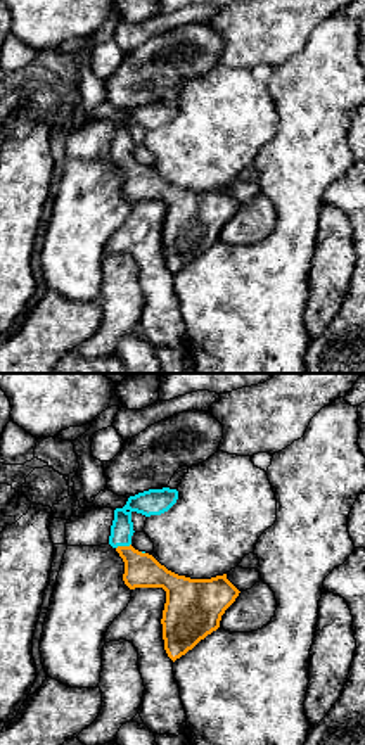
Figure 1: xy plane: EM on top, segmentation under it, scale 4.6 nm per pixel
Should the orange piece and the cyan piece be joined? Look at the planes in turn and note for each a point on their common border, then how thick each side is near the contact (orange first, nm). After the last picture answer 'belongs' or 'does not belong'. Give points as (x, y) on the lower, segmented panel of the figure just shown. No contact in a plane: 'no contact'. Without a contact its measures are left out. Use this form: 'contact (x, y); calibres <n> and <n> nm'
contact (123, 547); calibres 160 and 120 nm

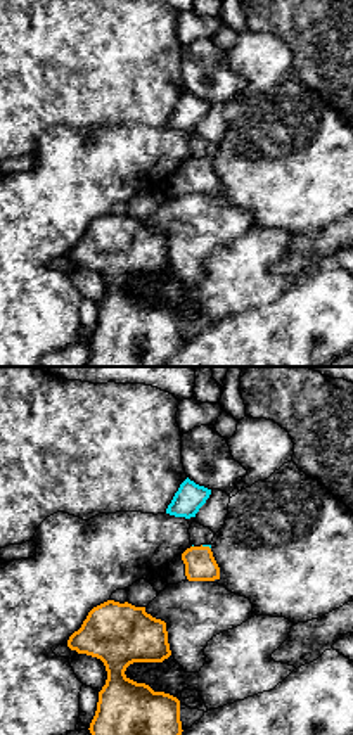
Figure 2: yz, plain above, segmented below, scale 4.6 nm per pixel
contact (206, 547); calibres 140 and 20 nm

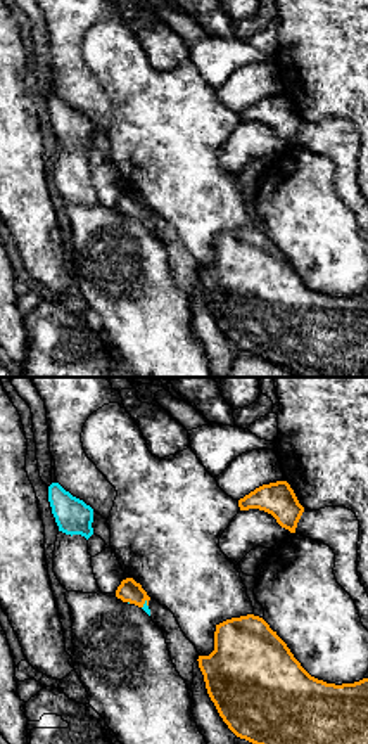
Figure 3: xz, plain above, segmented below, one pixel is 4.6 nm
contact (147, 604); calibres 100 and 30 nm

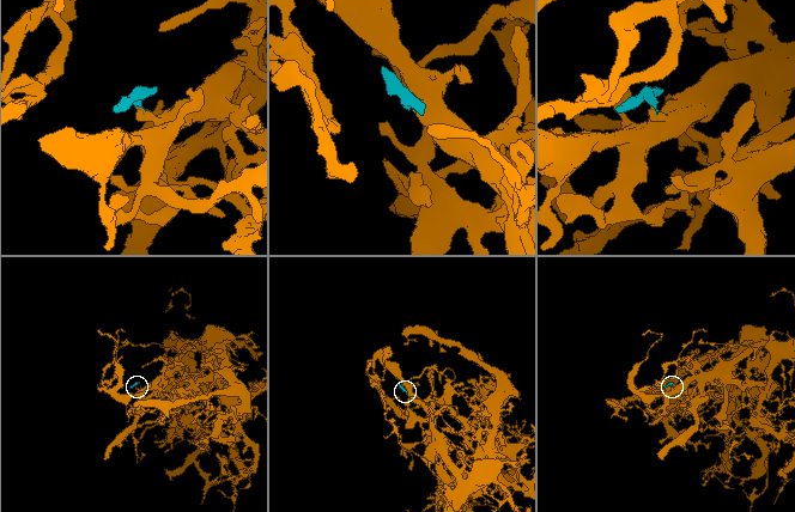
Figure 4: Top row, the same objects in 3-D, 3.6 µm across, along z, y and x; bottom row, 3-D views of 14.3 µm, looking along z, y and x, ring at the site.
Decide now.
belongs

